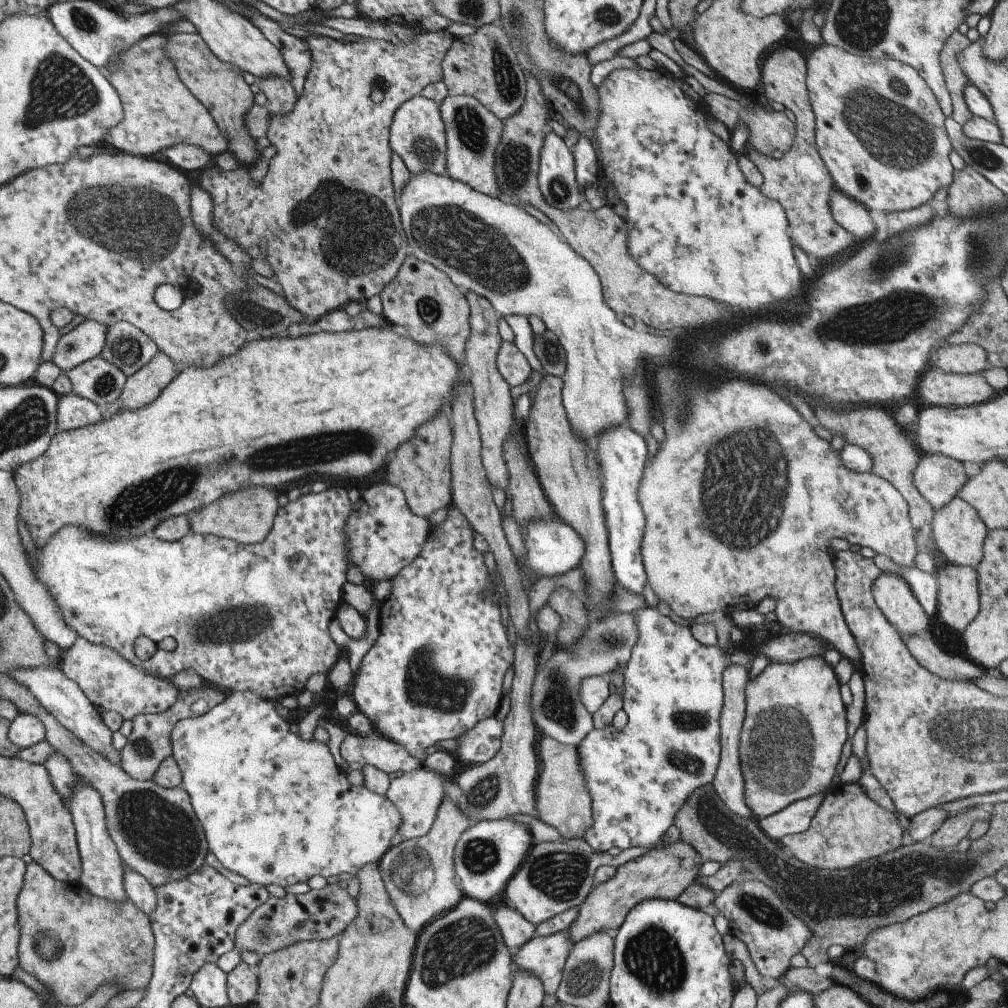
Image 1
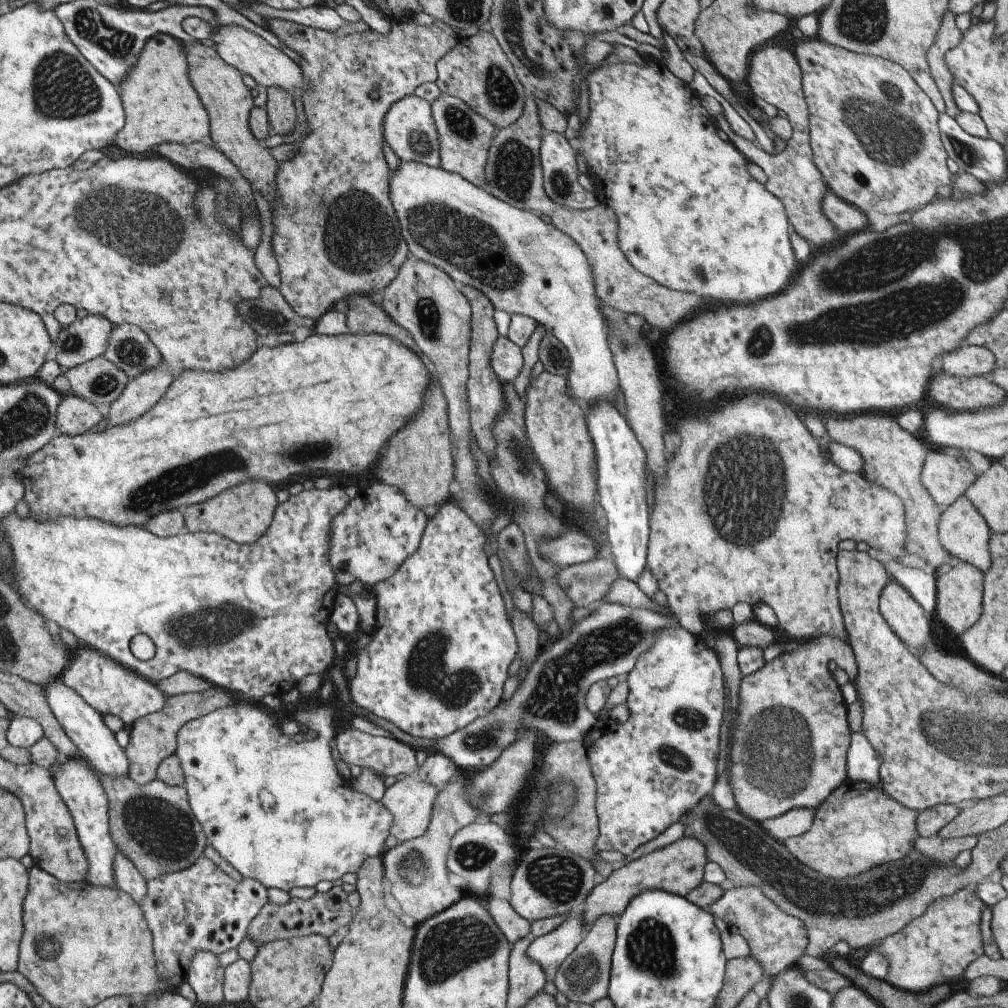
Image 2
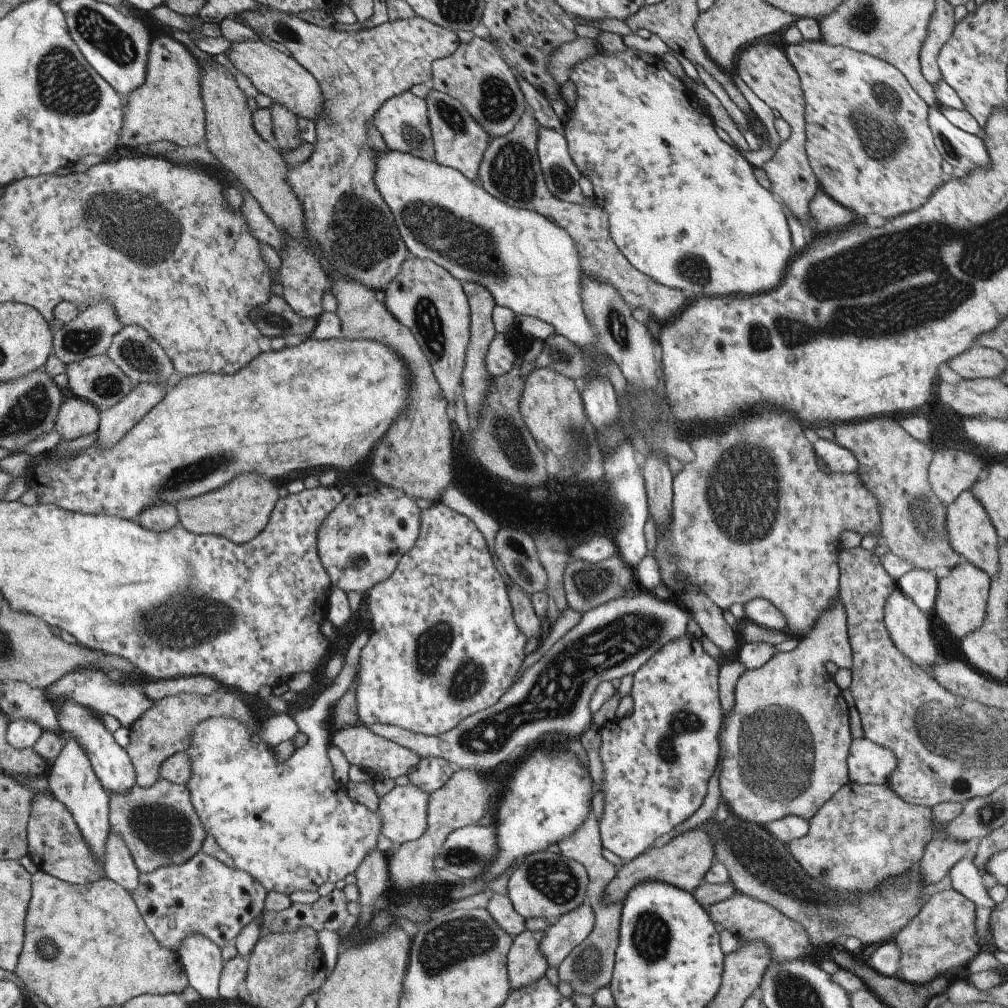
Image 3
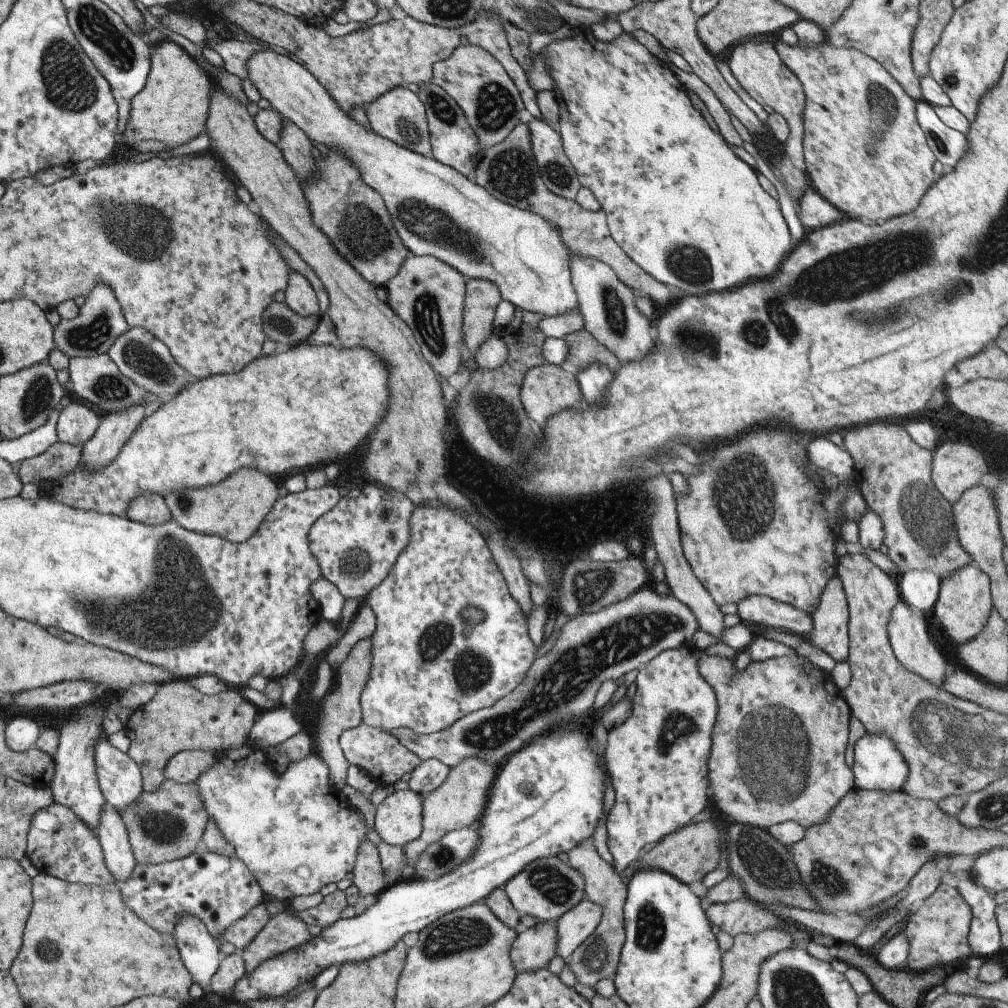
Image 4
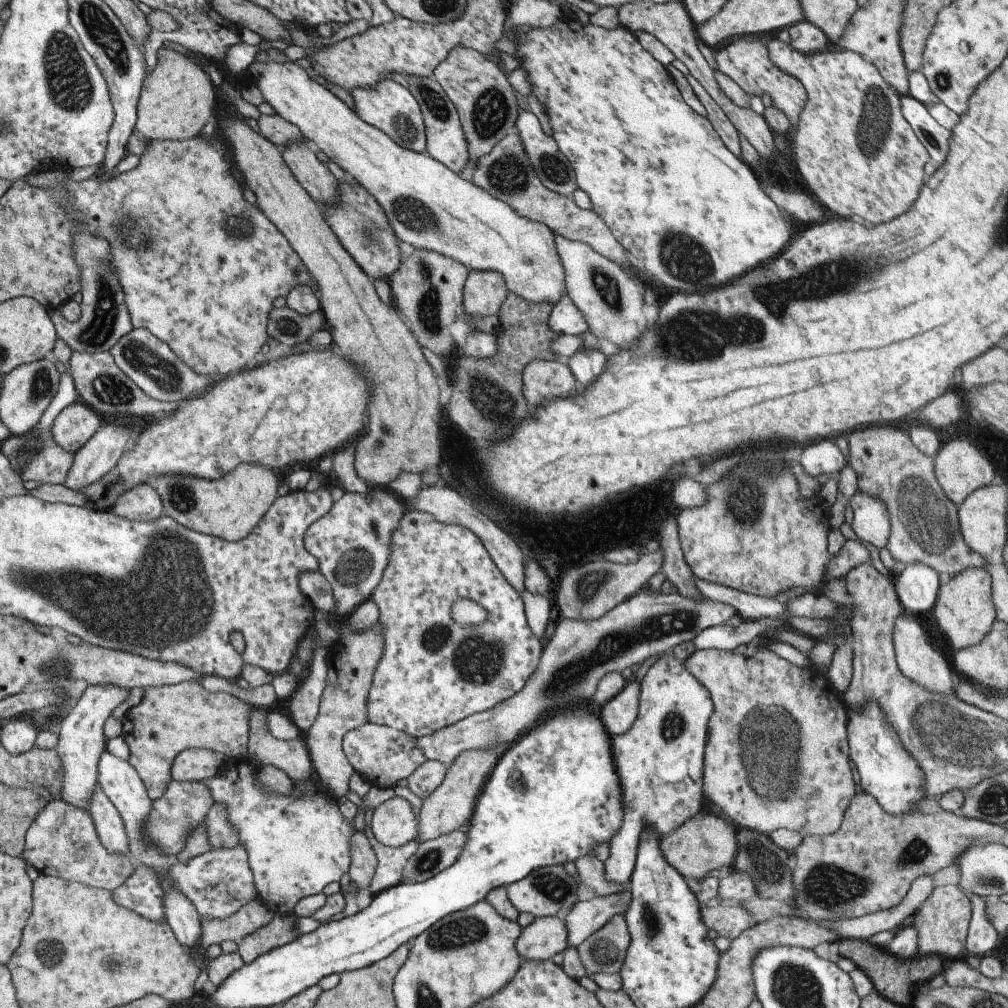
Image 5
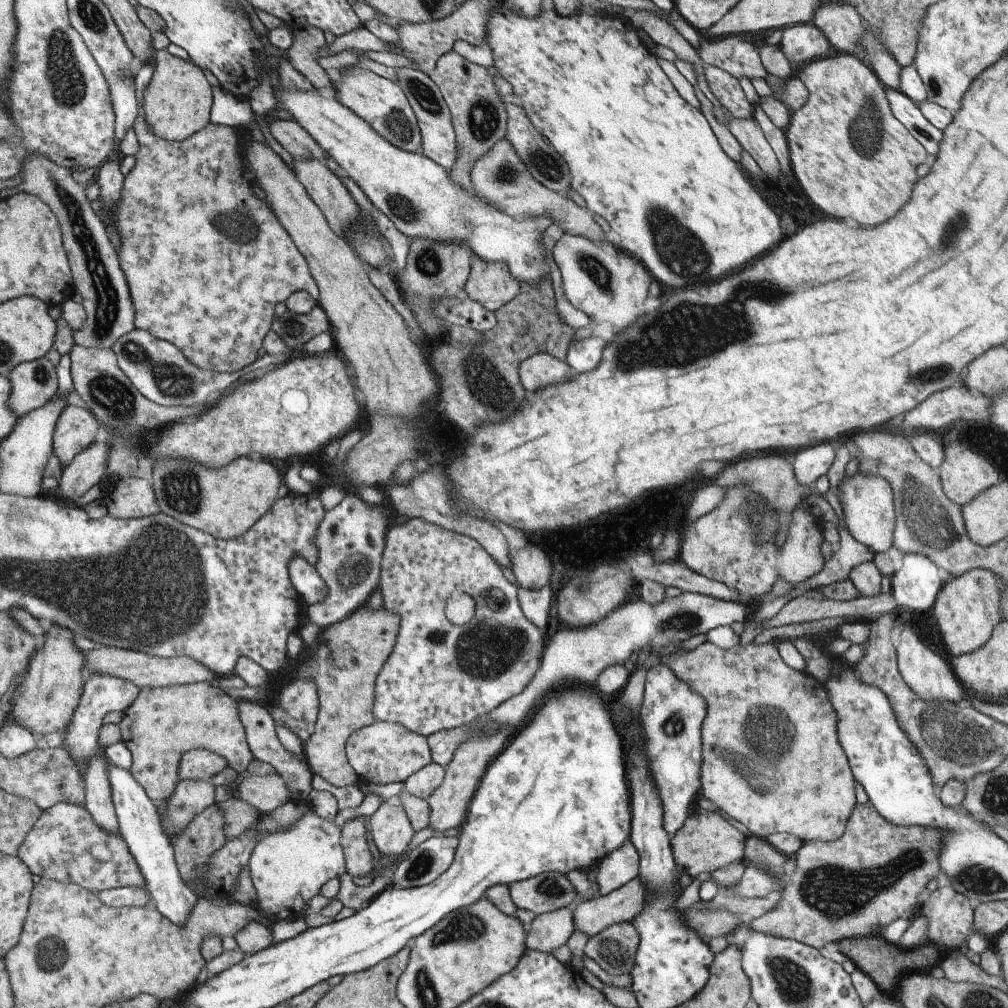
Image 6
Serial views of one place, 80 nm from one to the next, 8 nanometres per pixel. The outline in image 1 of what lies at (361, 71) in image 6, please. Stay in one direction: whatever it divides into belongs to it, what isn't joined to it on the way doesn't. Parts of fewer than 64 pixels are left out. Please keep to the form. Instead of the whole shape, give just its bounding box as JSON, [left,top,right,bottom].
[388,96,445,175]

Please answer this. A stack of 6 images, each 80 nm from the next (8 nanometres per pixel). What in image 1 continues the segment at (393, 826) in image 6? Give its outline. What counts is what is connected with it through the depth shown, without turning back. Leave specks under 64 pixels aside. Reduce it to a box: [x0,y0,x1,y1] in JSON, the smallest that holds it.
[384,767,444,840]

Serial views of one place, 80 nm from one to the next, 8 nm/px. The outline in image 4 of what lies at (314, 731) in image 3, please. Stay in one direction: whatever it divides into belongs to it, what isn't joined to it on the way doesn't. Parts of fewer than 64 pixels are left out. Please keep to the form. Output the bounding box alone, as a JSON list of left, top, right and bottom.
[195,742,365,904]

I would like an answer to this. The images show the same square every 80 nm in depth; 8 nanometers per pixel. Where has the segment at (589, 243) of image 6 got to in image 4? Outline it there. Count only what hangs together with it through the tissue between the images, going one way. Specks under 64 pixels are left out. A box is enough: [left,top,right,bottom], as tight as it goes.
[568,251,653,365]

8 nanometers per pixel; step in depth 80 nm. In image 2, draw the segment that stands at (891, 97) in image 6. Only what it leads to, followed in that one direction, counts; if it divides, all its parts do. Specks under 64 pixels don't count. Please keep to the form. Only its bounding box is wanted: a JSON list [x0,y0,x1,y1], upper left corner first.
[936,112,1006,183]

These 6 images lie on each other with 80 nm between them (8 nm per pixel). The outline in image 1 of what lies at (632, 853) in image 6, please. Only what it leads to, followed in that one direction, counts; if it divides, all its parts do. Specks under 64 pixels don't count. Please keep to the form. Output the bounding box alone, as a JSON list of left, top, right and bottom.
[576,609,754,853]

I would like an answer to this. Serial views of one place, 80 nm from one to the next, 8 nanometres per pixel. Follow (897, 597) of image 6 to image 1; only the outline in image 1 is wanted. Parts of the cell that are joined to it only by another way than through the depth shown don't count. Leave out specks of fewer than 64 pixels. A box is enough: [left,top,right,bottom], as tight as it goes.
[872,554,937,618]

